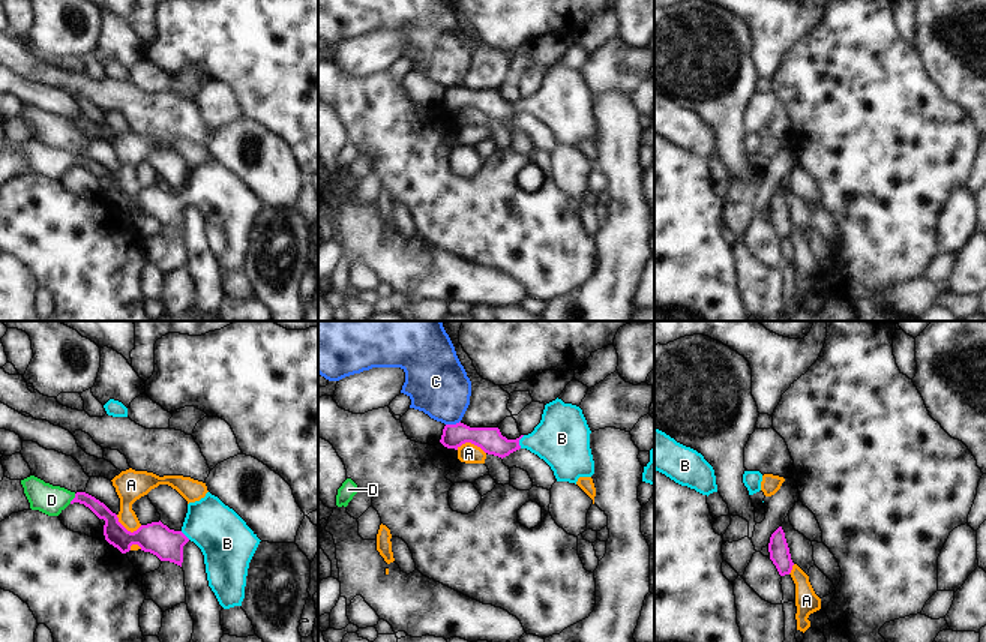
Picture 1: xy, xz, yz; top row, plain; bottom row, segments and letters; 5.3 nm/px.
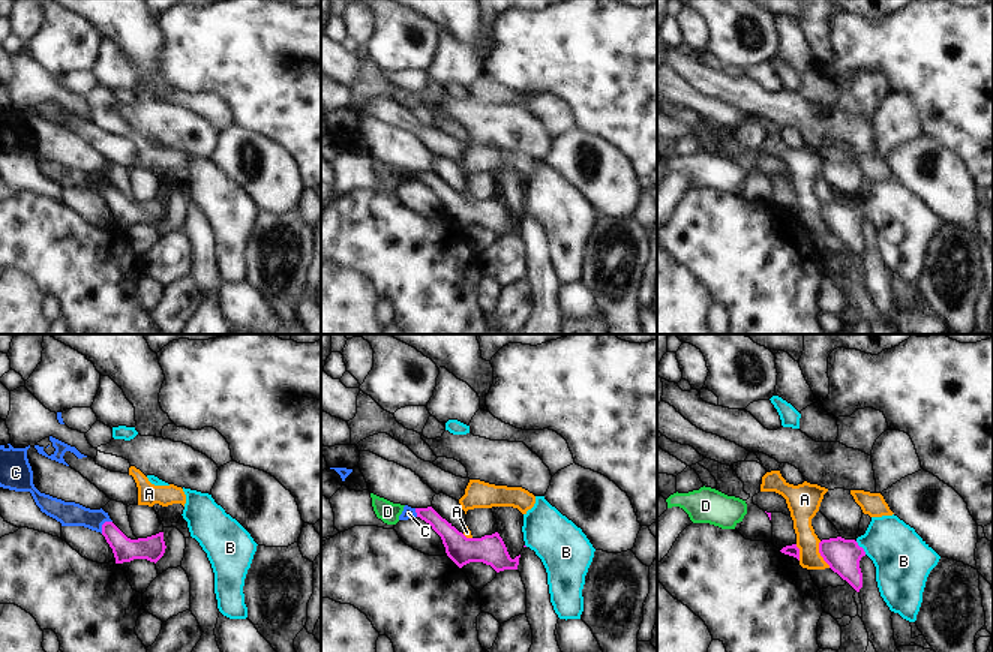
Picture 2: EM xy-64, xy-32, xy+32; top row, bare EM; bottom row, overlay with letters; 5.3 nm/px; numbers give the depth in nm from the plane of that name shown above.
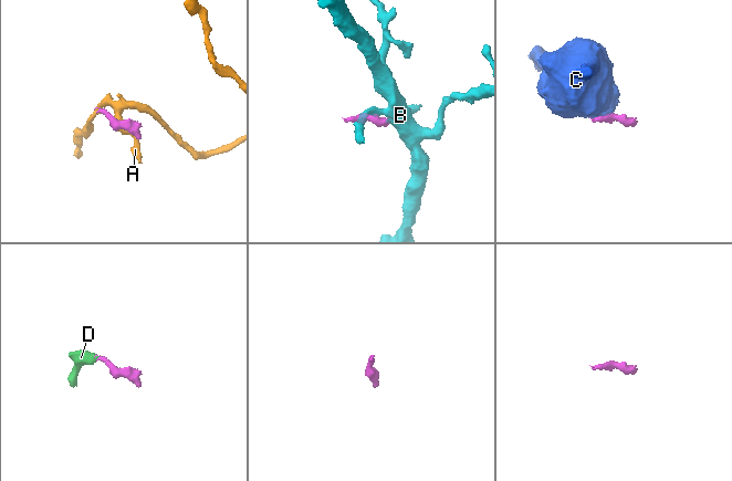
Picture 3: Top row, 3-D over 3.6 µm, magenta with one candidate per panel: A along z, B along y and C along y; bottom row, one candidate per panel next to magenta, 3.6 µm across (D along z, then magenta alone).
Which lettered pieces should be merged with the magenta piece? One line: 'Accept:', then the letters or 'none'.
Accept: B, D

